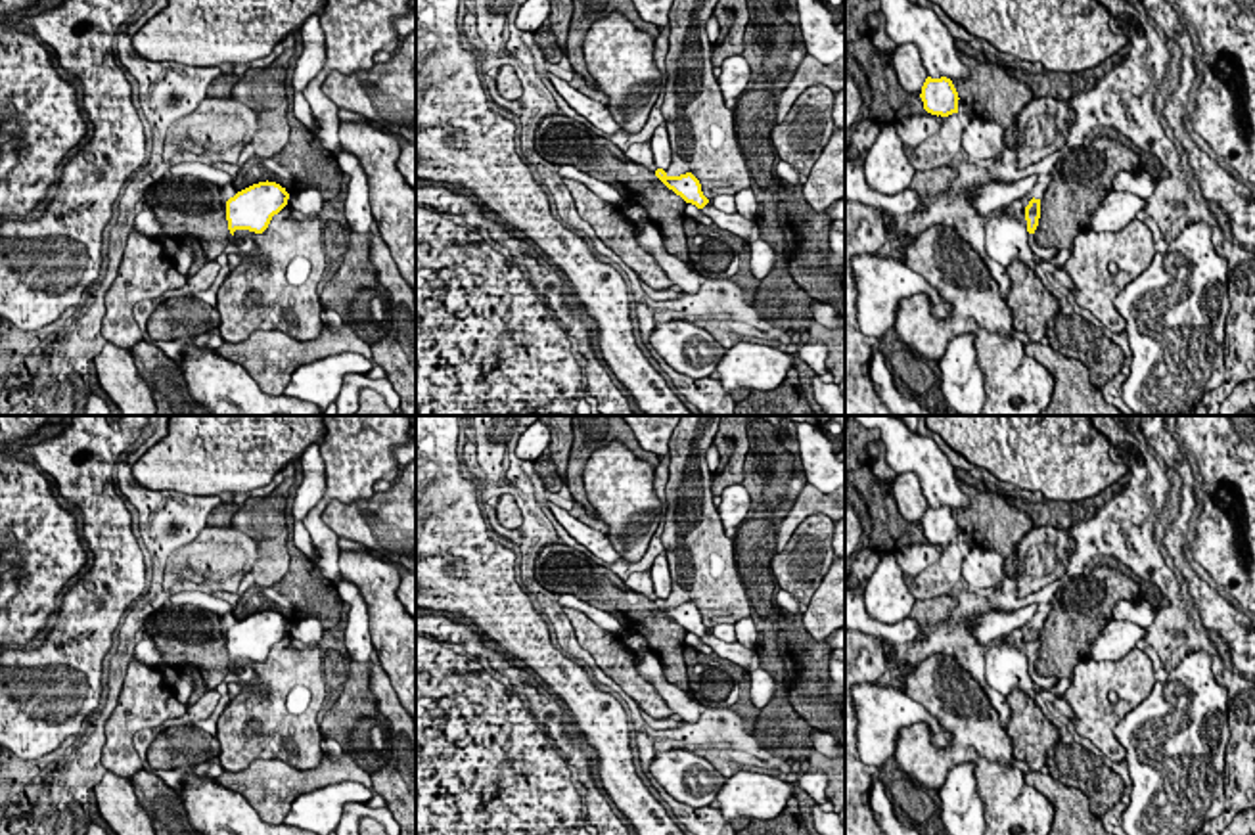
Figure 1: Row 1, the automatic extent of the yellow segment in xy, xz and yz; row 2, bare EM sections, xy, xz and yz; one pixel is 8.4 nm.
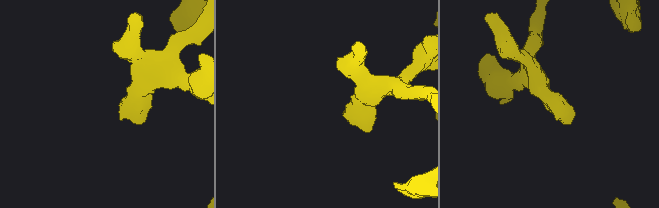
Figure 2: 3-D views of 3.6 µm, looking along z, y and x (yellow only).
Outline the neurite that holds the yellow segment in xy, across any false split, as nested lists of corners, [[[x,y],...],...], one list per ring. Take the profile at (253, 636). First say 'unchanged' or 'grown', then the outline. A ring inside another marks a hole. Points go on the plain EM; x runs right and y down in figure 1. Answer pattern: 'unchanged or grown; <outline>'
unchanged; [[[259,611],[226,630],[228,659],[249,659],[262,663],[272,645],[287,634],[289,622],[276,611]]]

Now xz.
unchanged; [[[657,598],[655,605],[686,632],[692,632],[697,638],[703,638],[709,632],[701,621],[699,609],[692,601],[669,605],[663,598]]]

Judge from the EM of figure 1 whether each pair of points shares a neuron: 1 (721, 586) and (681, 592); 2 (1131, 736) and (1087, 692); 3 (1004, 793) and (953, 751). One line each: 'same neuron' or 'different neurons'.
1: same neuron
2: different neurons
3: same neuron

